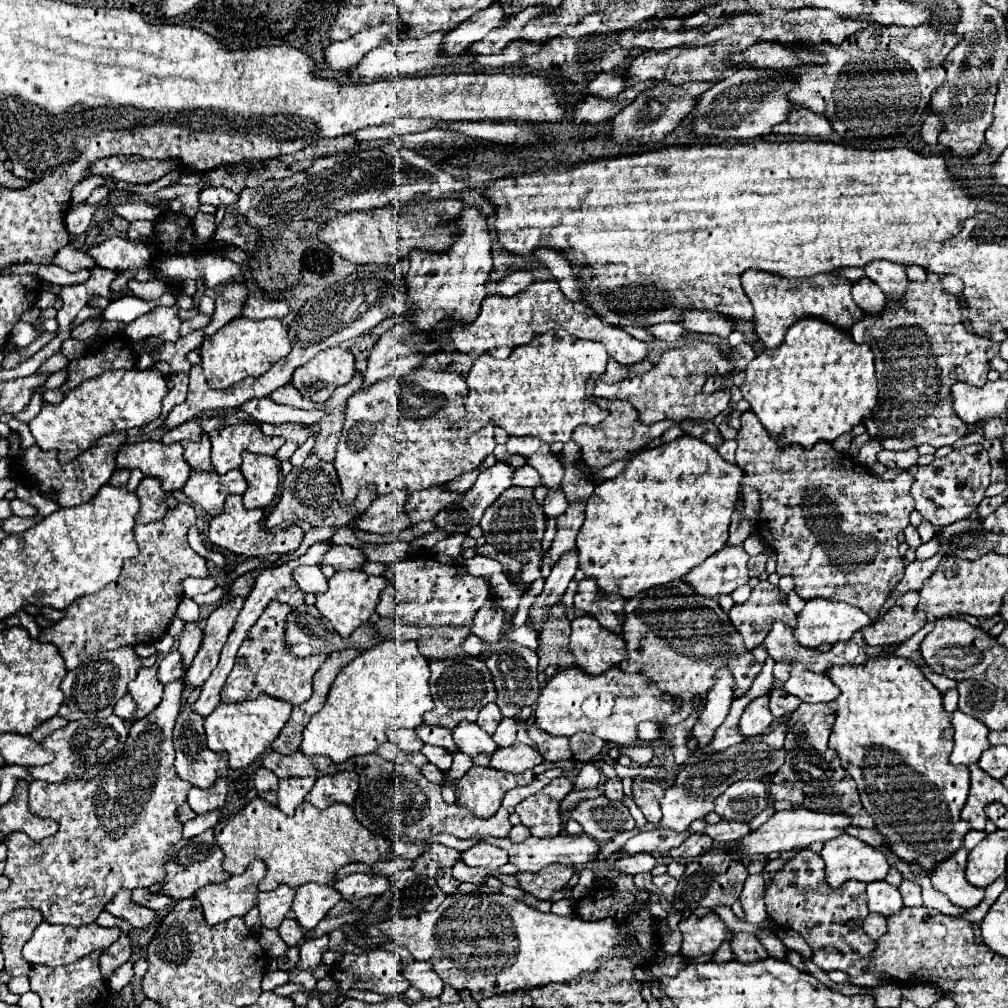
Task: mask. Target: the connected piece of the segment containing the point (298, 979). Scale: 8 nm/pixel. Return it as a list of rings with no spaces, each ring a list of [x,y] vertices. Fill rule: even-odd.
[[[290,971],[289,981],[303,985],[303,987],[305,987],[305,991],[314,990],[317,983],[317,980],[314,978],[312,973],[308,971],[300,971],[300,972]]]

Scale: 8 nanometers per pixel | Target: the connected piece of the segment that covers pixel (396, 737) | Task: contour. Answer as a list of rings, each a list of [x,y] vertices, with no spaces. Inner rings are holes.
[[[399,729],[399,731],[387,731],[389,741],[393,745],[397,745],[403,751],[421,751],[423,749],[423,741],[417,737],[417,733],[413,729]]]

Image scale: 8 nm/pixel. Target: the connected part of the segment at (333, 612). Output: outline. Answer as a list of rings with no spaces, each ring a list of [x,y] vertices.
[[[337,571],[331,579],[329,579],[329,589],[327,593],[317,595],[317,603],[315,607],[319,609],[319,613],[323,617],[327,617],[333,625],[333,629],[341,635],[341,637],[349,637],[357,627],[361,627],[363,623],[369,621],[371,613],[375,611],[381,591],[385,589],[387,581],[383,577],[373,577],[367,575],[365,571]]]

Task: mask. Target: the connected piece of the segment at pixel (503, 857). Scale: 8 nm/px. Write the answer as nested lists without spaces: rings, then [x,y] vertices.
[[[477,843],[475,847],[461,853],[463,863],[469,867],[485,867],[497,871],[501,865],[507,863],[507,853],[489,843]]]

